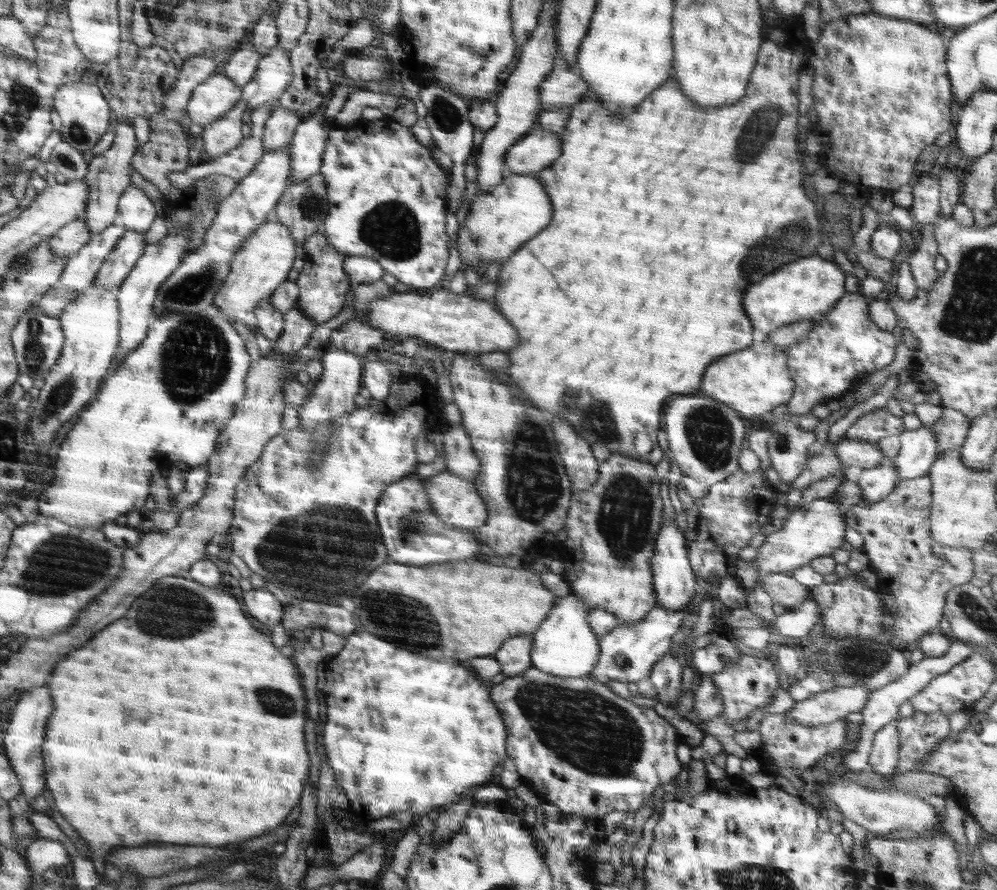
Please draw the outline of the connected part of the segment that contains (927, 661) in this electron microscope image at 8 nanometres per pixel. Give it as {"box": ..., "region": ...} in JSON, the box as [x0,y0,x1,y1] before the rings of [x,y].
{"box":[841,641,981,772],"region":[[[951,641],[948,650],[944,654],[934,657],[924,657],[916,663],[912,662],[909,665],[906,675],[898,678],[896,681],[886,684],[883,688],[870,692],[870,697],[866,700],[866,705],[864,705],[864,709],[861,711],[862,716],[864,717],[864,723],[860,726],[858,742],[856,742],[854,750],[852,750],[852,752],[845,756],[841,761],[844,772],[867,770],[868,756],[870,755],[876,732],[886,726],[886,724],[897,721],[900,718],[900,705],[904,704],[906,700],[909,700],[912,696],[916,696],[916,694],[920,693],[920,690],[924,690],[924,688],[926,688],[926,686],[930,684],[936,676],[945,674],[953,666],[956,666],[959,662],[966,660],[966,658],[977,651],[981,651],[978,646],[972,646],[972,644],[964,641]]]}

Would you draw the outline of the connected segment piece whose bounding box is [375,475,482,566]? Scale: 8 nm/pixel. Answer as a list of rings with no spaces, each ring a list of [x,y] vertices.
[[[416,475],[387,486],[375,510],[382,531],[383,545],[393,562],[422,566],[436,560],[476,560],[482,556],[476,532],[442,522],[432,510],[423,479]]]

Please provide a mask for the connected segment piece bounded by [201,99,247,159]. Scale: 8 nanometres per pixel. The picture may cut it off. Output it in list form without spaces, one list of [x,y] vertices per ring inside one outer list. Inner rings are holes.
[[[239,99],[236,106],[215,120],[212,124],[203,127],[201,132],[204,141],[204,152],[208,154],[208,158],[218,158],[234,147],[237,147],[243,139],[241,131],[242,115],[247,109],[245,100]]]

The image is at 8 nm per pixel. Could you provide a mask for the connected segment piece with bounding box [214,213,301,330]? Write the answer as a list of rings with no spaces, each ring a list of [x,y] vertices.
[[[273,213],[266,218],[266,223],[262,223],[256,229],[256,233],[244,242],[243,248],[235,255],[230,275],[214,298],[214,303],[217,311],[231,322],[237,320],[240,324],[241,321],[248,329],[256,330],[258,326],[255,309],[288,280],[301,249],[295,245],[296,239],[292,239],[292,232],[288,231],[288,227],[278,223]]]

